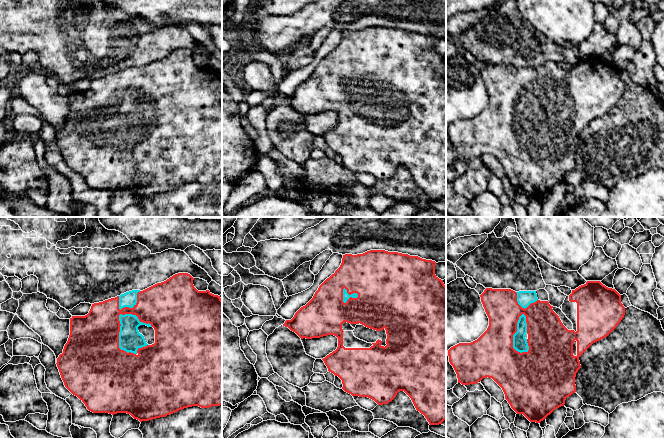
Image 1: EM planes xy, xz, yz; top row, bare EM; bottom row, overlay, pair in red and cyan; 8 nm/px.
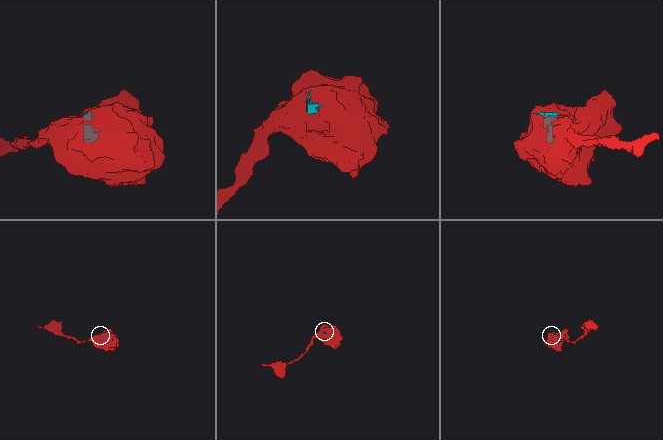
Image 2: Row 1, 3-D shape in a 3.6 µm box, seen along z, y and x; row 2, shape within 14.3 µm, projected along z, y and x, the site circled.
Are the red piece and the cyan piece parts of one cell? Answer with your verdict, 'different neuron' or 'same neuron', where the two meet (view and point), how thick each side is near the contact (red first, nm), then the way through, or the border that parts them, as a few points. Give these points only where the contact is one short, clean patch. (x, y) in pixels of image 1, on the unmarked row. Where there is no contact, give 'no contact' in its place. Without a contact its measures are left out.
same neuron | xy (120, 89) | 360/180 nm

